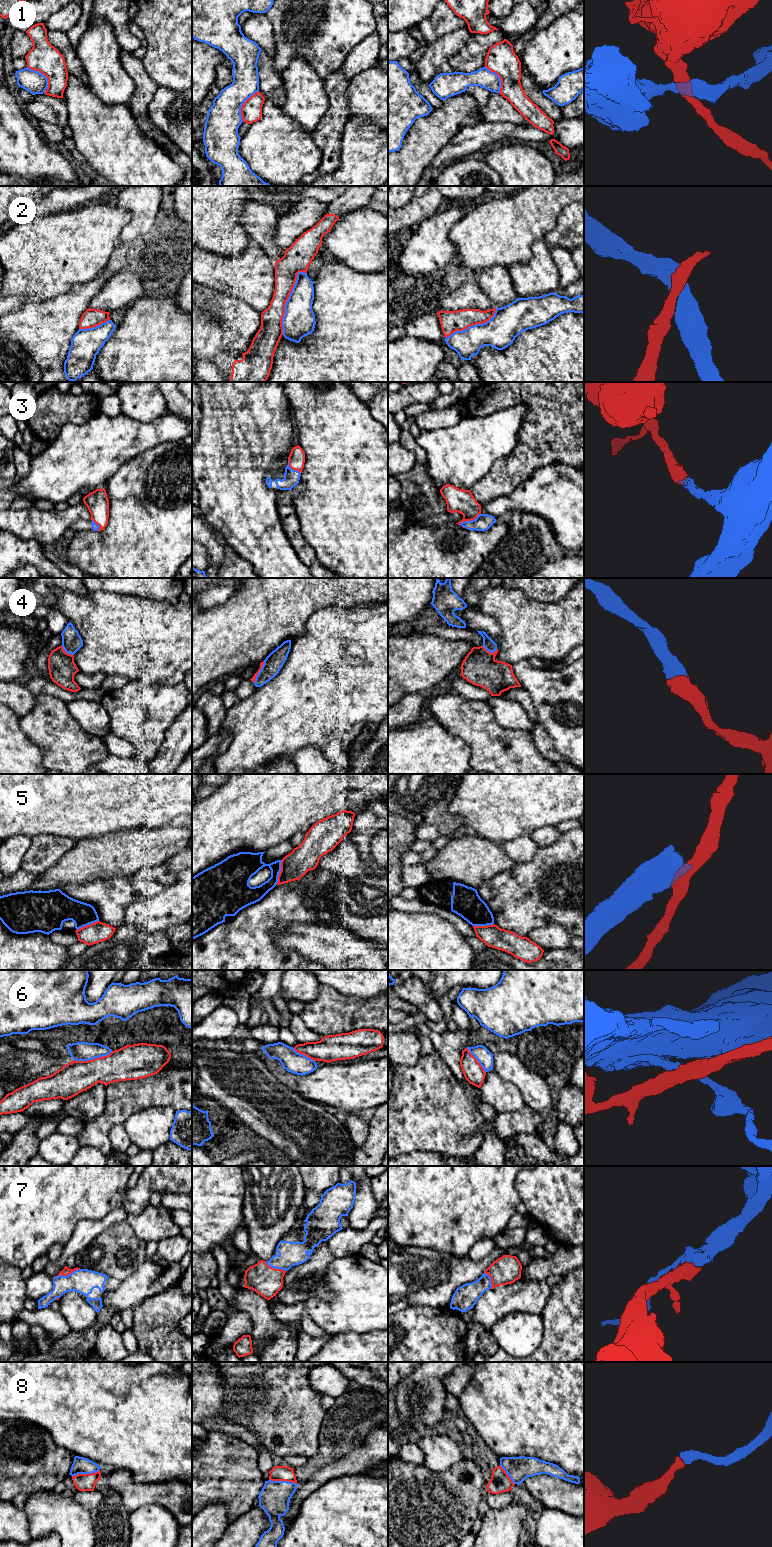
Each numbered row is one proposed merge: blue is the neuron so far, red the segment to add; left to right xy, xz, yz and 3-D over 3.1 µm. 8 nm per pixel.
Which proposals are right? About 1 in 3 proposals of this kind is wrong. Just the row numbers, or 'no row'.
3, 4, 7, 8

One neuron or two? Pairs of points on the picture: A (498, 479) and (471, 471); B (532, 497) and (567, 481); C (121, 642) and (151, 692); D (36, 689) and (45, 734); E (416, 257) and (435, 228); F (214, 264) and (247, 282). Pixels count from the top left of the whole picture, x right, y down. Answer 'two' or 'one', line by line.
A: two
B: one
C: two
D: two
E: one
F: one

